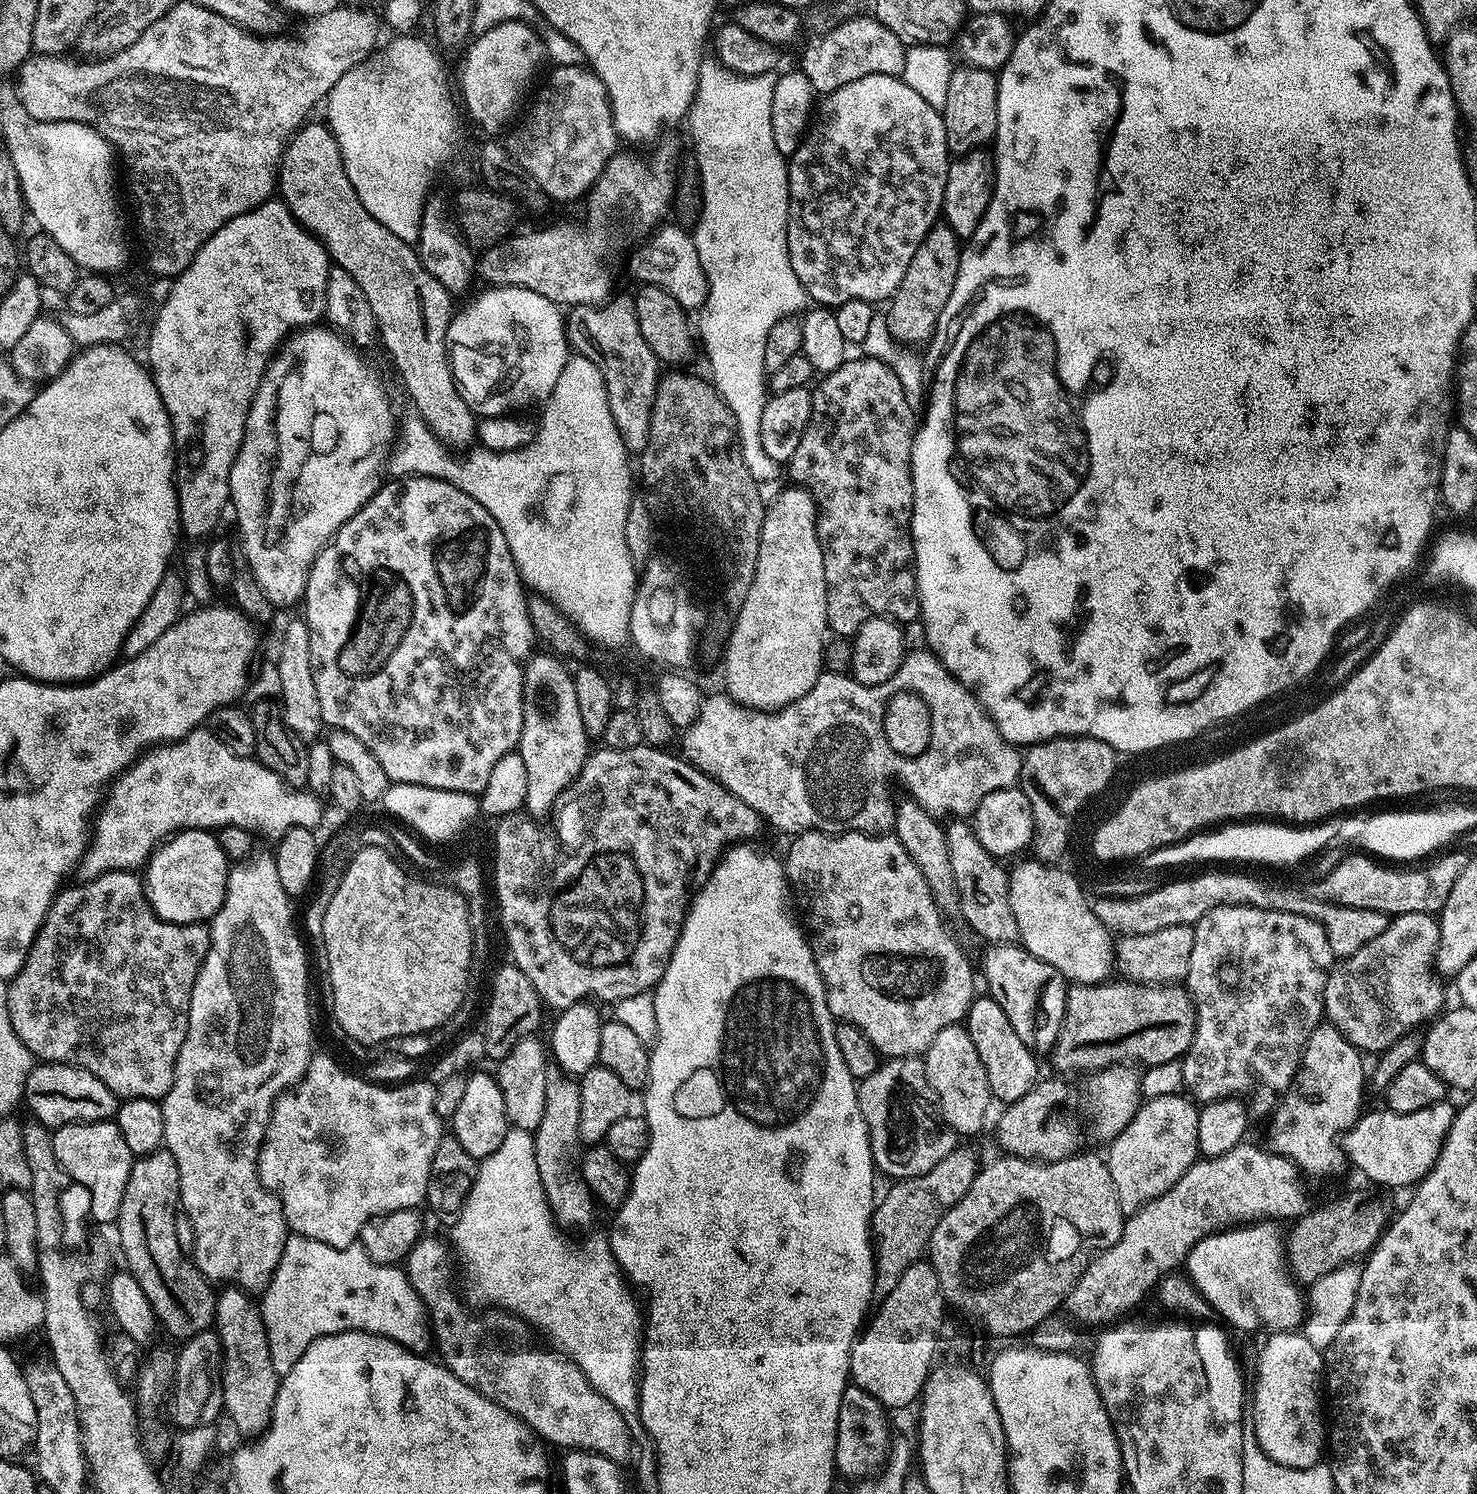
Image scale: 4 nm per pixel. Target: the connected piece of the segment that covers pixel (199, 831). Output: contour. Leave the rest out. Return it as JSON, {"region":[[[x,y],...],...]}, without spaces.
{"region":[[[202,828],[181,830],[169,836],[148,857],[142,872],[148,904],[160,919],[171,924],[211,921],[224,901],[229,867],[230,859],[211,831]]]}

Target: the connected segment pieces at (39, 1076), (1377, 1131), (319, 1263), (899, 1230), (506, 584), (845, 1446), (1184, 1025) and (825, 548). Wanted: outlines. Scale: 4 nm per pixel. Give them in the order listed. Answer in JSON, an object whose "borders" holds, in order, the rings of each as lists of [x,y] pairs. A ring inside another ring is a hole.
{"borders":[[[[40,1062],[33,1067],[32,1072],[24,1083],[23,1103],[28,1104],[32,1111],[31,1119],[37,1124],[44,1125],[49,1130],[55,1130],[67,1124],[89,1124],[99,1120],[112,1120],[116,1115],[118,1097],[112,1093],[110,1086],[102,1082],[102,1078],[94,1078],[90,1070],[78,1068],[75,1064],[50,1064]]],[[[1442,1099],[1422,1110],[1414,1110],[1414,1114],[1398,1114],[1387,1110],[1365,1111],[1360,1119],[1343,1133],[1342,1151],[1347,1163],[1353,1164],[1366,1179],[1373,1180],[1376,1183],[1373,1185],[1383,1186],[1385,1189],[1419,1184],[1434,1166],[1444,1139],[1448,1137],[1452,1120],[1456,1117],[1457,1109],[1451,1108],[1448,1103],[1447,1099]]],[[[289,1235],[288,1241],[284,1243],[282,1258],[278,1258],[278,1266],[274,1270],[267,1288],[262,1293],[262,1299],[259,1301],[258,1307],[262,1315],[264,1315],[266,1338],[270,1342],[270,1358],[274,1362],[274,1370],[281,1378],[288,1377],[290,1370],[298,1362],[298,1358],[302,1358],[306,1354],[306,1350],[312,1347],[313,1342],[325,1339],[330,1334],[342,1334],[343,1332],[369,1332],[370,1334],[378,1334],[384,1340],[398,1342],[402,1348],[407,1348],[409,1353],[412,1354],[427,1353],[429,1351],[427,1348],[431,1349],[434,1344],[432,1329],[428,1323],[428,1311],[424,1309],[422,1298],[418,1298],[414,1286],[408,1280],[407,1271],[403,1267],[394,1264],[379,1264],[366,1252],[359,1242],[351,1244],[348,1248],[335,1248],[334,1246],[326,1246],[326,1242],[318,1242],[305,1236]]],[[[957,1146],[938,1166],[926,1170],[926,1174],[905,1176],[889,1183],[892,1185],[888,1193],[879,1197],[872,1213],[872,1246],[876,1257],[873,1297],[888,1296],[898,1286],[902,1274],[927,1253],[938,1222],[970,1190],[981,1167],[982,1159],[974,1149]]],[[[429,476],[392,478],[387,482],[381,483],[379,490],[370,498],[370,502],[366,502],[366,506],[362,506],[362,510],[358,510],[358,514],[354,514],[354,518],[346,521],[337,530],[332,541],[320,551],[314,566],[310,570],[308,585],[304,591],[302,619],[308,624],[309,628],[310,666],[313,668],[314,690],[318,690],[318,706],[322,706],[322,718],[325,725],[329,729],[341,728],[350,734],[354,734],[354,738],[362,741],[369,748],[370,754],[374,754],[374,758],[378,758],[378,763],[382,766],[382,770],[386,770],[389,781],[397,784],[417,784],[418,786],[437,788],[442,791],[483,793],[486,782],[490,782],[490,773],[493,772],[494,766],[506,754],[517,751],[520,735],[522,734],[522,682],[524,681],[524,666],[525,661],[527,661],[530,653],[533,651],[532,640],[534,641],[532,623],[528,614],[527,597],[522,590],[524,590],[522,577],[516,567],[515,560],[512,558],[512,551],[508,548],[506,538],[498,526],[498,522],[494,522],[494,518],[489,512],[478,502],[474,502],[474,498],[470,498],[470,494],[458,490],[450,482],[435,480]]],[[[849,1384],[844,1388],[835,1438],[835,1462],[839,1475],[846,1478],[875,1477],[885,1467],[892,1449],[887,1415],[887,1409],[861,1387]]],[[[1103,982],[1098,984],[1075,984],[1069,987],[1066,994],[1066,1006],[1064,1017],[1062,1018],[1062,1026],[1058,1030],[1058,1038],[1056,1044],[1050,1053],[1052,1064],[1060,1072],[1088,1072],[1087,1074],[1095,1074],[1105,1068],[1115,1068],[1117,1066],[1137,1066],[1142,1064],[1145,1069],[1156,1067],[1162,1063],[1170,1063],[1179,1061],[1187,1052],[1190,1042],[1194,1038],[1194,1030],[1196,1029],[1196,1008],[1192,1005],[1192,999],[1188,996],[1187,987],[1184,986],[1141,986],[1137,983],[1119,982],[1120,984],[1110,984],[1111,982]]],[[[871,358],[852,359],[845,359],[844,364],[838,366],[838,370],[827,373],[821,379],[824,381],[812,388],[810,422],[806,426],[802,442],[798,444],[798,450],[794,450],[794,458],[786,468],[787,475],[789,472],[796,479],[793,481],[797,485],[807,488],[816,501],[816,533],[822,546],[824,577],[828,587],[828,626],[833,633],[836,631],[838,635],[847,638],[854,637],[867,620],[876,617],[889,617],[897,622],[907,622],[920,616],[920,593],[916,590],[916,569],[912,550],[912,443],[916,437],[918,414],[910,410],[910,405],[906,403],[906,393],[902,391],[902,382],[898,382],[894,370],[890,370],[888,364]]]]}

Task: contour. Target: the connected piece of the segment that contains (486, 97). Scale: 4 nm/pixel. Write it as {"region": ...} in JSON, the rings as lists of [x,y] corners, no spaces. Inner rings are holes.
{"region":[[[511,20],[479,33],[471,41],[472,52],[464,56],[464,104],[488,134],[500,134],[496,132],[502,131],[511,122],[540,63],[545,63],[546,51],[541,38],[541,33],[536,33],[528,22]]]}

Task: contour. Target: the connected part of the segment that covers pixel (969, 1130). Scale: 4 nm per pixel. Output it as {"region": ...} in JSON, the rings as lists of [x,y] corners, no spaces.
{"region":[[[963,1023],[946,1026],[930,1042],[923,1057],[926,1078],[936,1095],[936,1104],[940,1107],[942,1118],[961,1137],[972,1136],[984,1128],[984,1119],[988,1116],[988,1107],[994,1104],[990,1082],[986,1078],[986,1066],[978,1058],[978,1049],[970,1038]]]}

